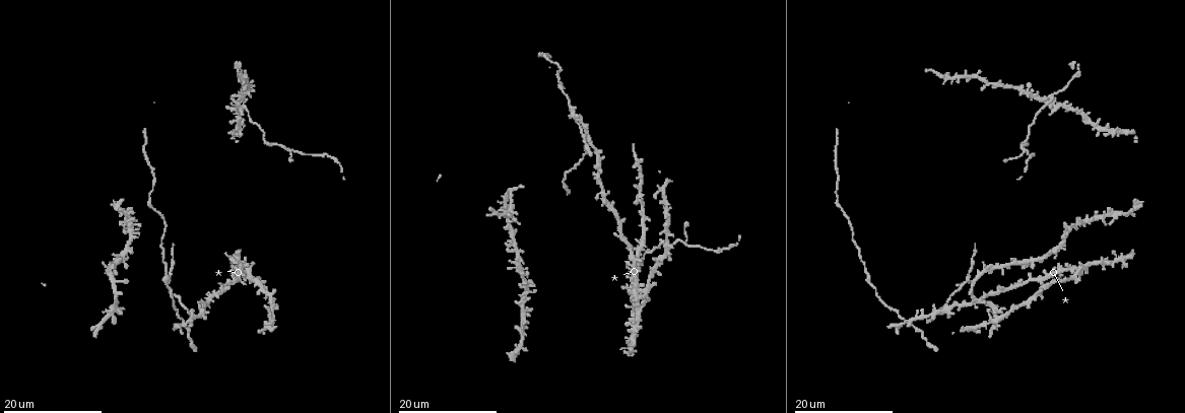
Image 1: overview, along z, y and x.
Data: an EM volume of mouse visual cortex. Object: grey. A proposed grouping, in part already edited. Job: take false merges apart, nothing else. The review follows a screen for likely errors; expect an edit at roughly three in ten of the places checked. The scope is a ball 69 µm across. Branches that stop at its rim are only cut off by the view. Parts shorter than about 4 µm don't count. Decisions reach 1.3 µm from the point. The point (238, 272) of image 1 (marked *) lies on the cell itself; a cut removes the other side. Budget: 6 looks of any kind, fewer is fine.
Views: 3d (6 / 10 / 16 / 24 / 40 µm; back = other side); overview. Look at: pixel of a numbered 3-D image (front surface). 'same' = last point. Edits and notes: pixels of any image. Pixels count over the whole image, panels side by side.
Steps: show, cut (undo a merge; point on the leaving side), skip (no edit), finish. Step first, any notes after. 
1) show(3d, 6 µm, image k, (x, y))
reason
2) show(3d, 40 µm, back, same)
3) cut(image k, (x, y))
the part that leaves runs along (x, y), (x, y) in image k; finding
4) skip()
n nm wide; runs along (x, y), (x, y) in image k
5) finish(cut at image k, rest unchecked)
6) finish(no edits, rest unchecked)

show(3d, 24 µm, image 1, (1034, 295))
four-way junction

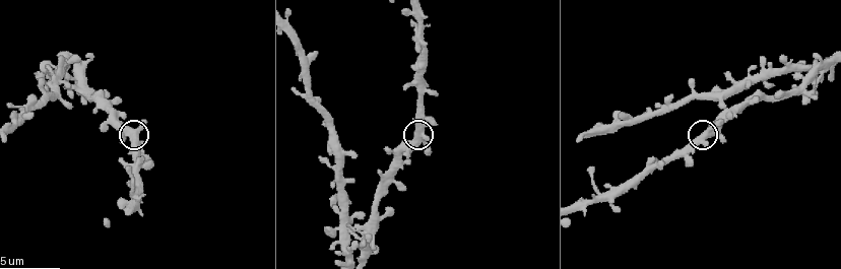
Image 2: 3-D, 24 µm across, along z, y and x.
show(3d, 6 µm, image 2, (419, 135))
zoom in

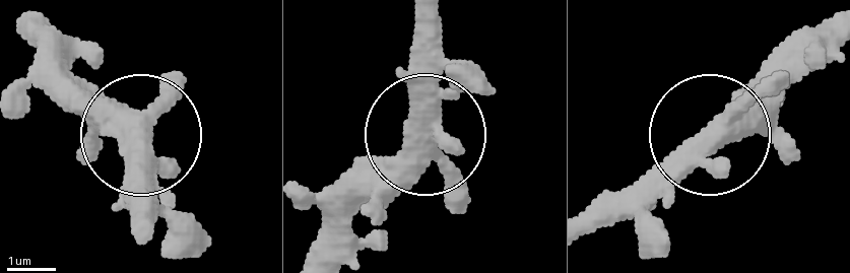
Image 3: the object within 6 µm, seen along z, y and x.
skip()
runs along (833, 22), (618, 212) in image 3; continuous, no second cell

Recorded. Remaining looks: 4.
show(3d, 24 µm, image 1, (925, 316))
four-way junction

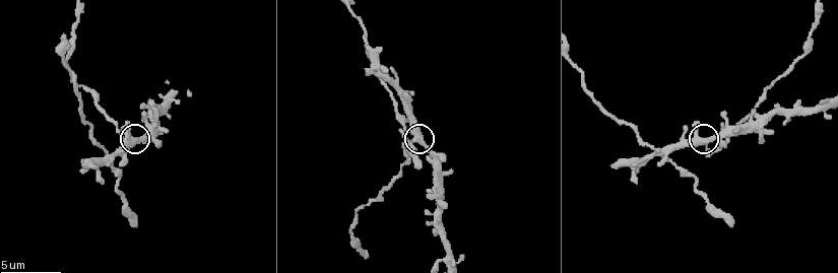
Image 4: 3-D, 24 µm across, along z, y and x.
show(3d, 10 µm, image 4, (703, 143))

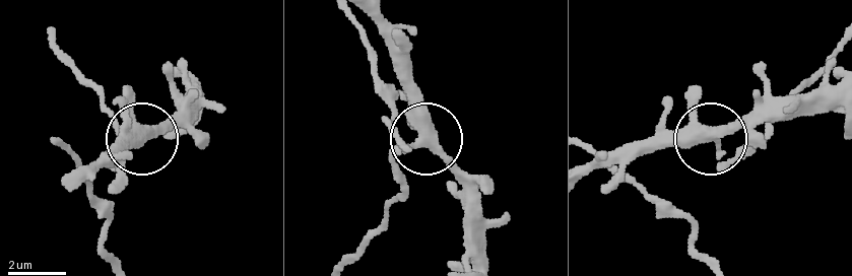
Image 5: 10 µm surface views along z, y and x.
cut(image 5, (400, 186))
side arm 63 µm; the part that leaves runs along (722, 156), (741, 153), (834, 52) in image 5; two cells meet here

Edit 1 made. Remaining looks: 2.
show(3d, 24 µm, image 1, (1051, 96))
a fork

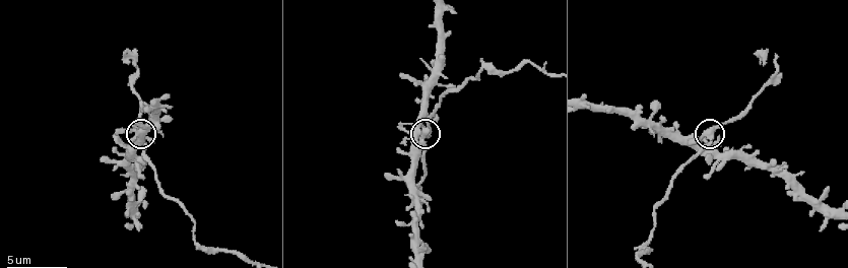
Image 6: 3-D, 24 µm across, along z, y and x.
show(3d, 6 µm, image 6, (712, 135))

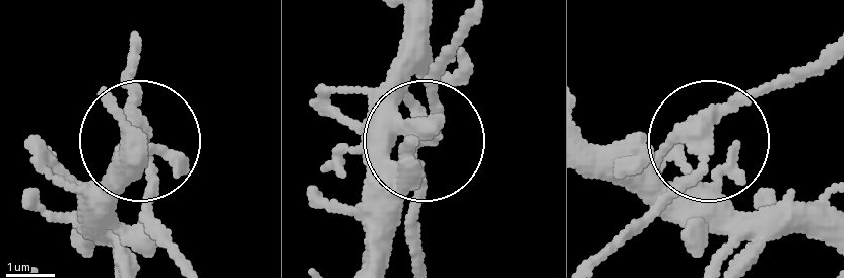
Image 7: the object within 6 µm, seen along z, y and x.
cut(image 7, (145, 196))
280 nm wide; the part that leaves runs along (691, 136), (678, 181), (594, 265) in image 7; two cells meet here

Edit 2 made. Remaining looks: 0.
finish(cut at image 5, cut at image 7, rest unchecked)

